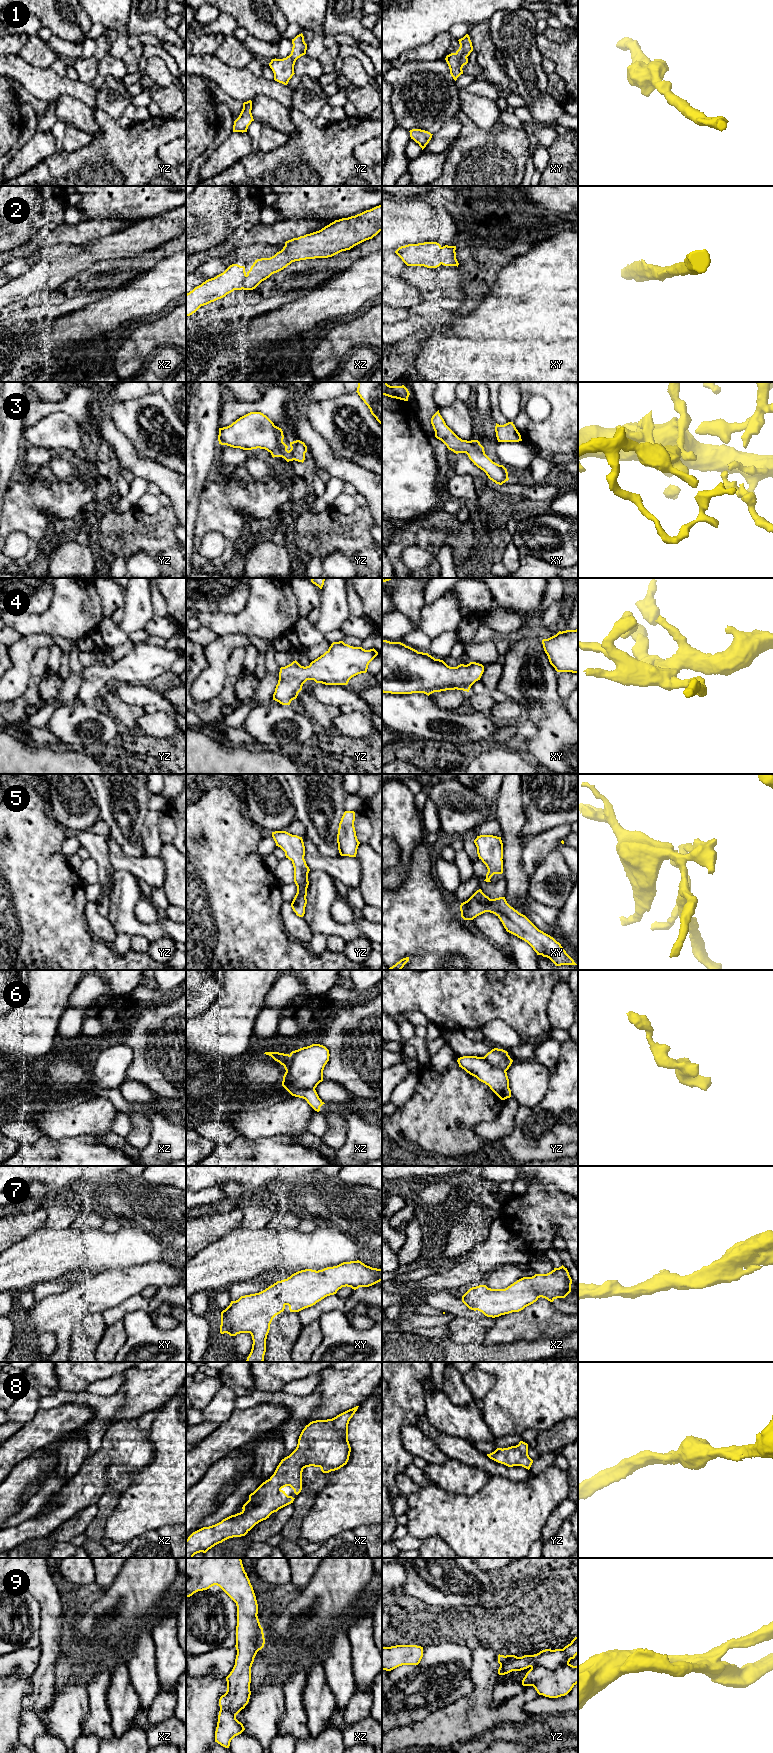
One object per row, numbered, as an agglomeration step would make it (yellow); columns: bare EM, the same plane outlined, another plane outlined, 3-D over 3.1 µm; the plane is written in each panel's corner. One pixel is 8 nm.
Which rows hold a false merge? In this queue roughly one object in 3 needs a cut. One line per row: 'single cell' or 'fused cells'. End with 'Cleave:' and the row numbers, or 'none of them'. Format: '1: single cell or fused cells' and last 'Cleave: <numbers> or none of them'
1: single cell
2: single cell
3: single cell
4: single cell
5: single cell
6: fused cells
7: single cell
8: single cell
9: single cell
Cleave: 6

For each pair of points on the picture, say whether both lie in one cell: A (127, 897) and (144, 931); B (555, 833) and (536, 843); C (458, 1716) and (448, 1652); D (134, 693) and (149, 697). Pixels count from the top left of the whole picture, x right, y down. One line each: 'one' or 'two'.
A: one
B: one
C: two
D: one

